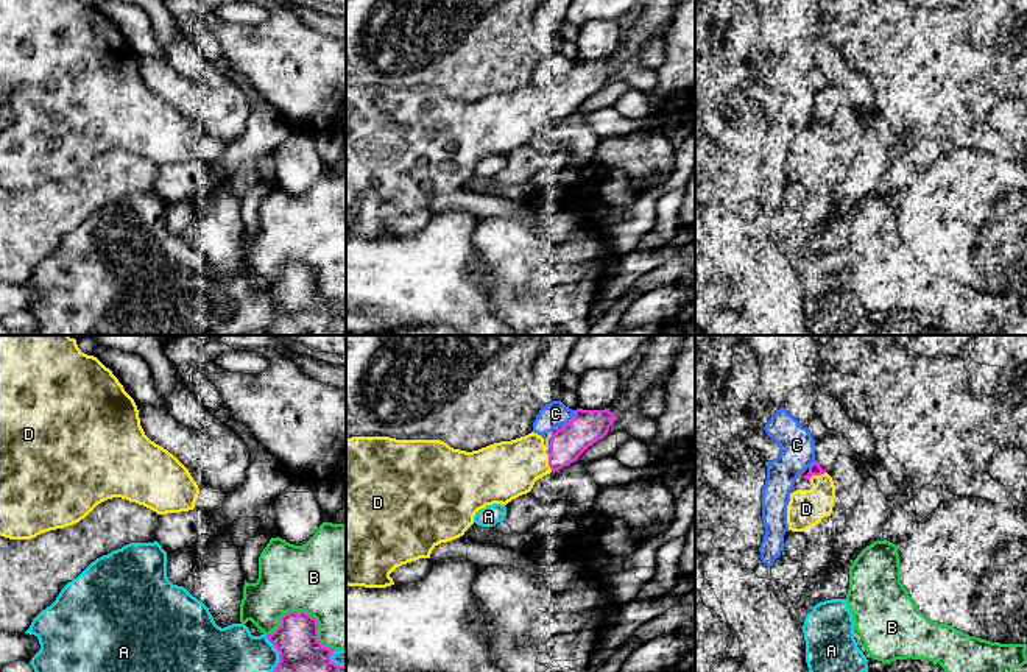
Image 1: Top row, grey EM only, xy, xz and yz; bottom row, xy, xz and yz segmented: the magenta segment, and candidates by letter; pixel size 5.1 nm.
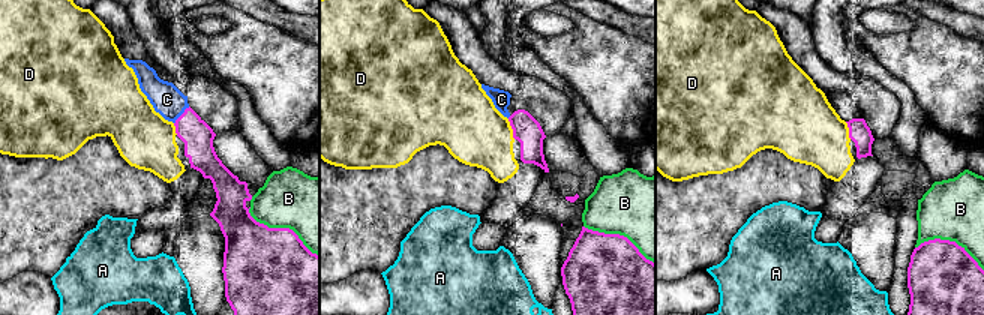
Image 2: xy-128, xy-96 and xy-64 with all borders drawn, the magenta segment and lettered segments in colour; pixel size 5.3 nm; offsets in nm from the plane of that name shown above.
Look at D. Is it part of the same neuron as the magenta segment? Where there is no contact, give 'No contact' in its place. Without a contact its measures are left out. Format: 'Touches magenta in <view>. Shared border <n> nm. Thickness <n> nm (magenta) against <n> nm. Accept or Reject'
Touches magenta in yz. Shared border 100 nm. Thickness 60 nm (magenta) against 190 nm. Accept

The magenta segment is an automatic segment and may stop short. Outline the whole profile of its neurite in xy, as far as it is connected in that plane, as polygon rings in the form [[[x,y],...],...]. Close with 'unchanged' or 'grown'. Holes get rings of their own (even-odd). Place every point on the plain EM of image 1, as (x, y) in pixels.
[[[305,262],[285,263],[281,276],[266,288],[279,302],[279,313],[265,331],[266,335],[346,335],[346,317],[338,317],[330,310],[337,301],[318,292],[318,273]]]; unchanged

